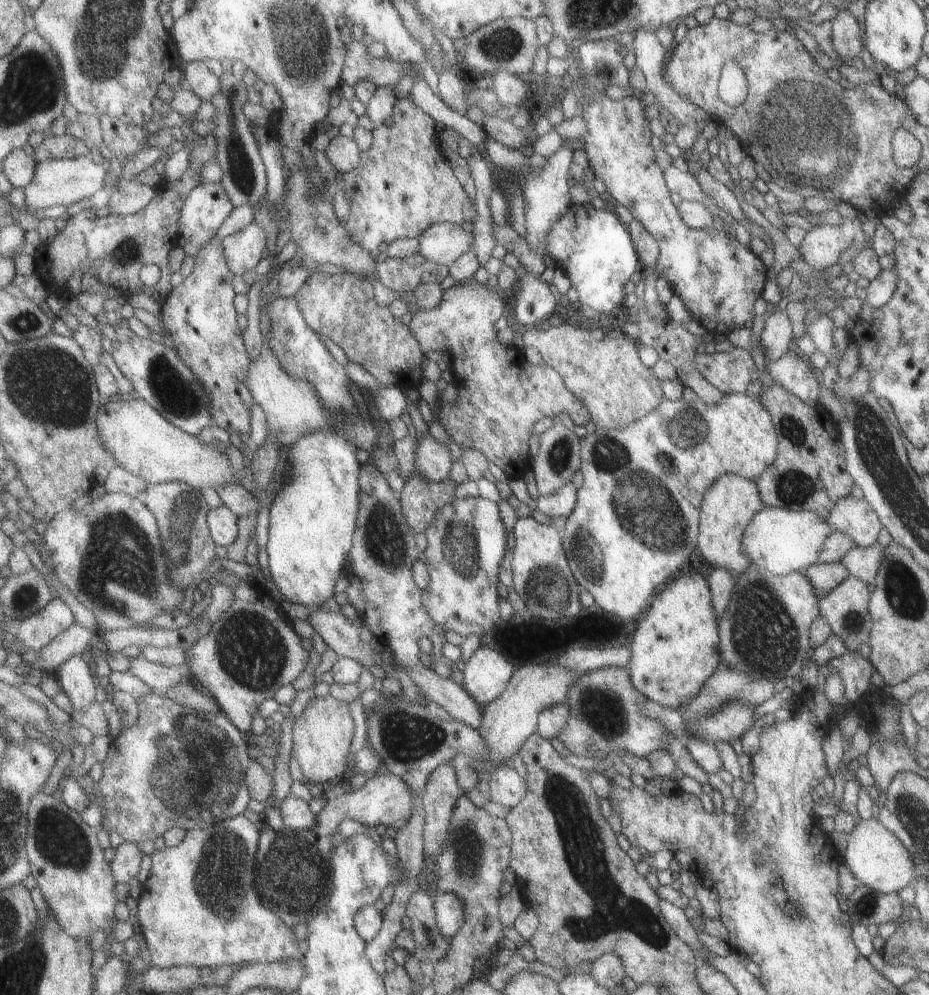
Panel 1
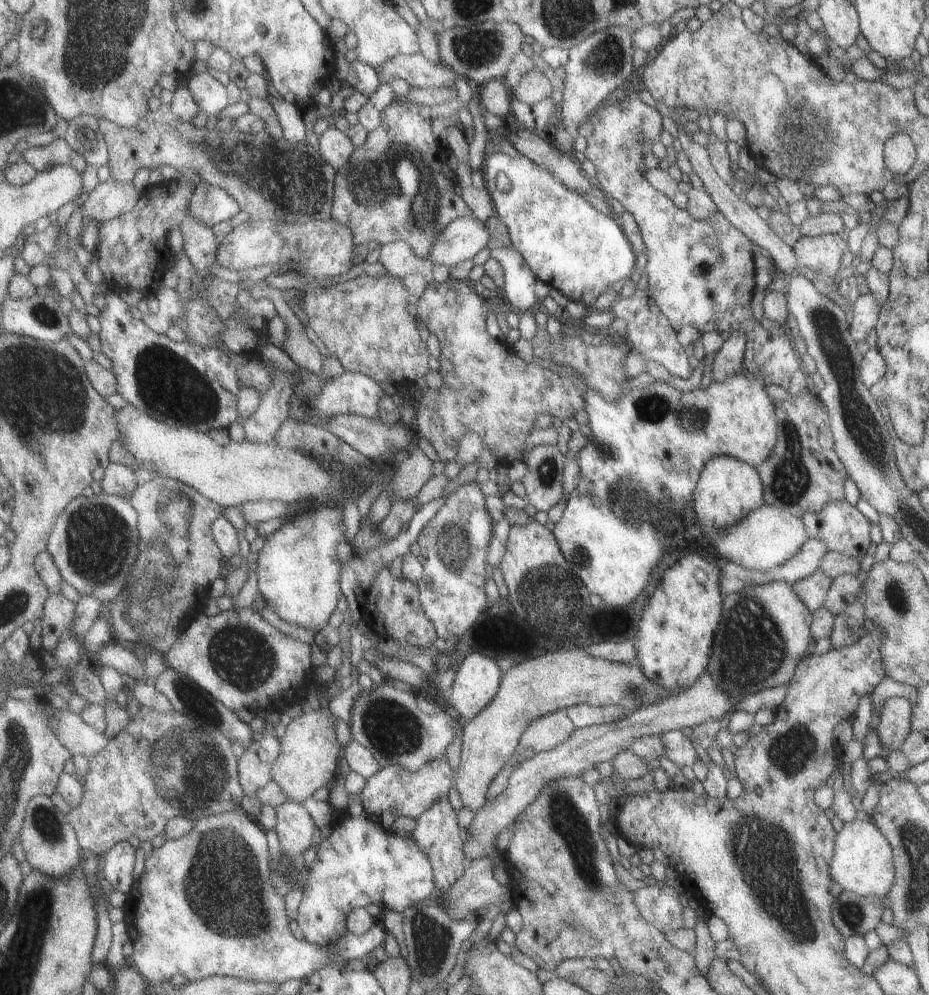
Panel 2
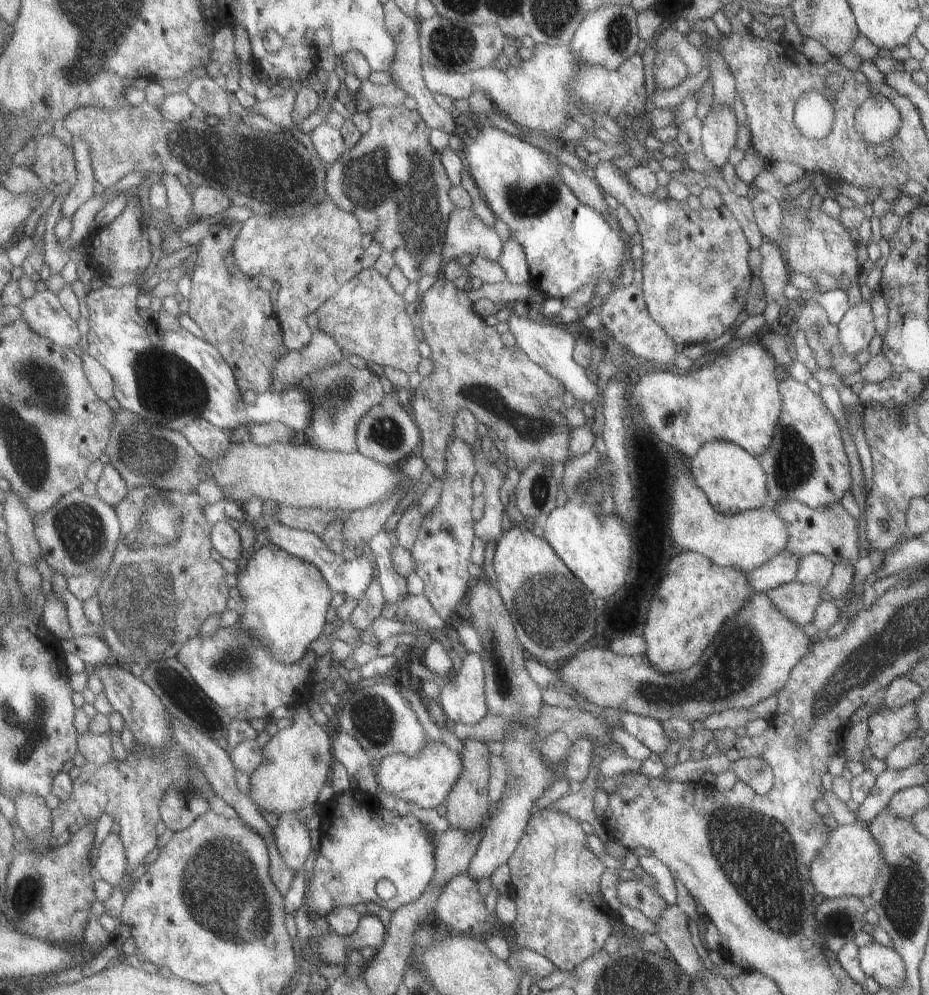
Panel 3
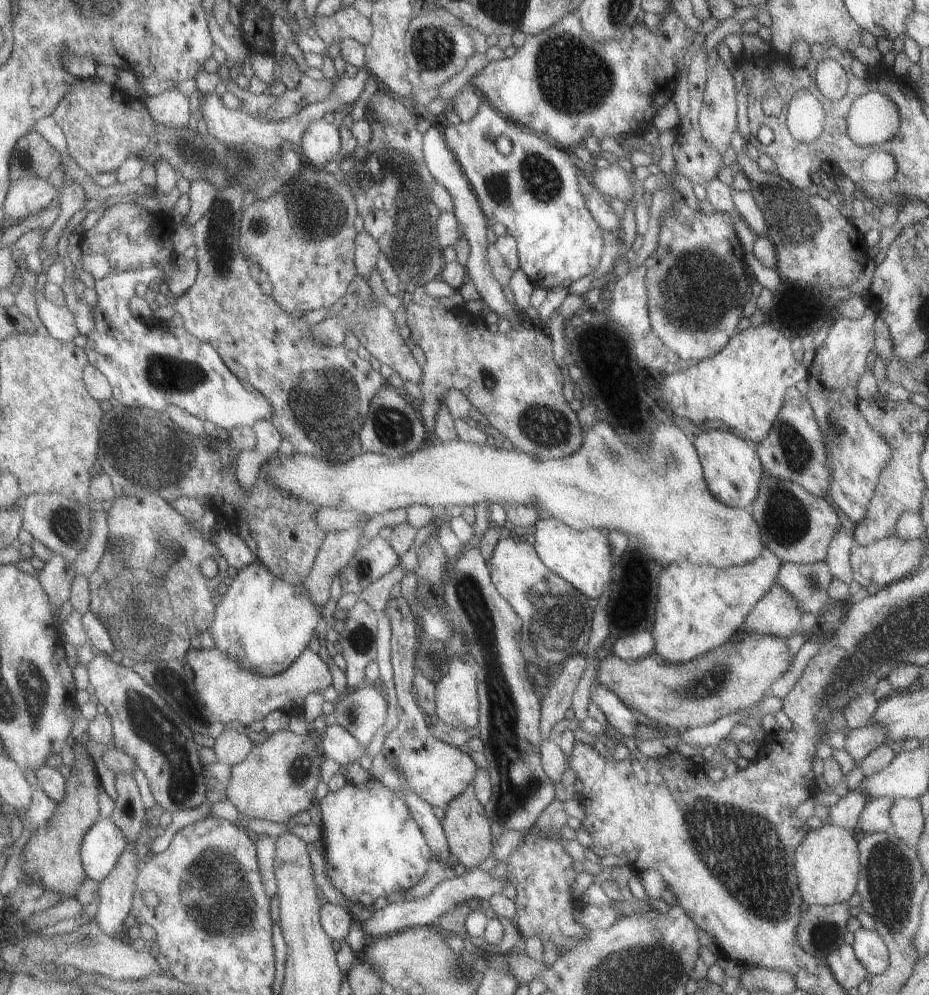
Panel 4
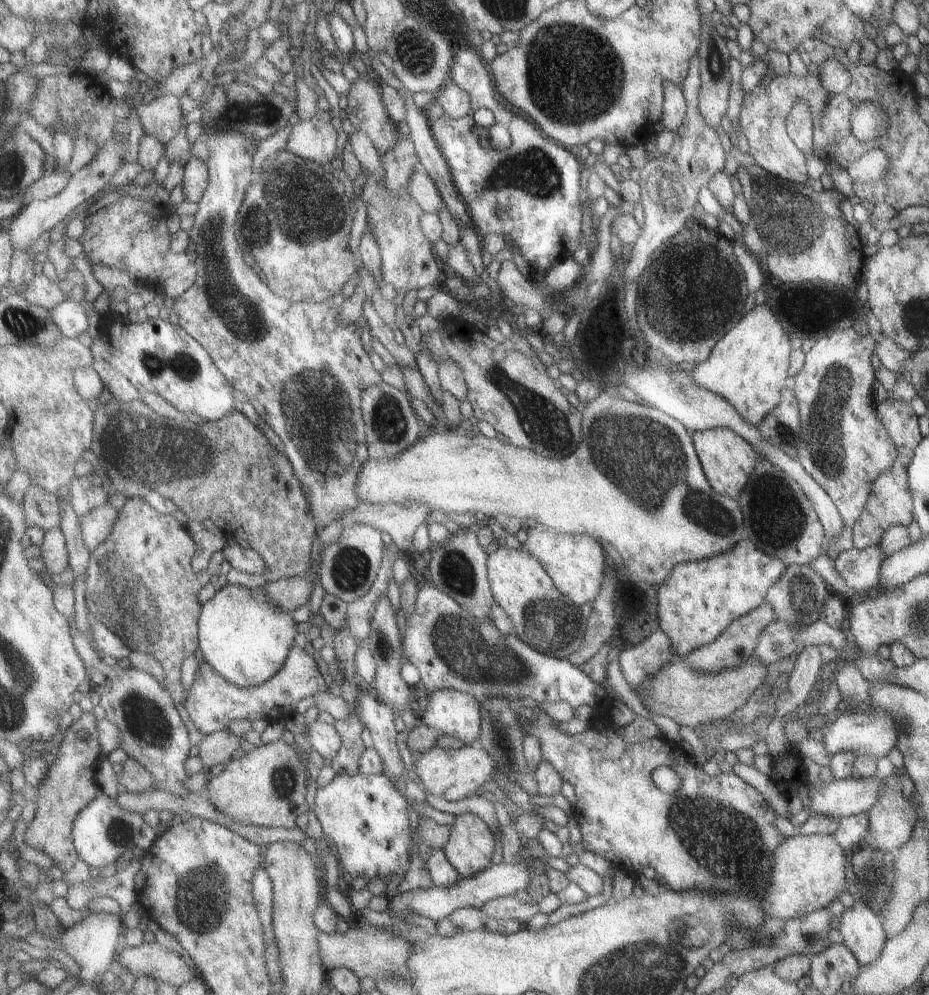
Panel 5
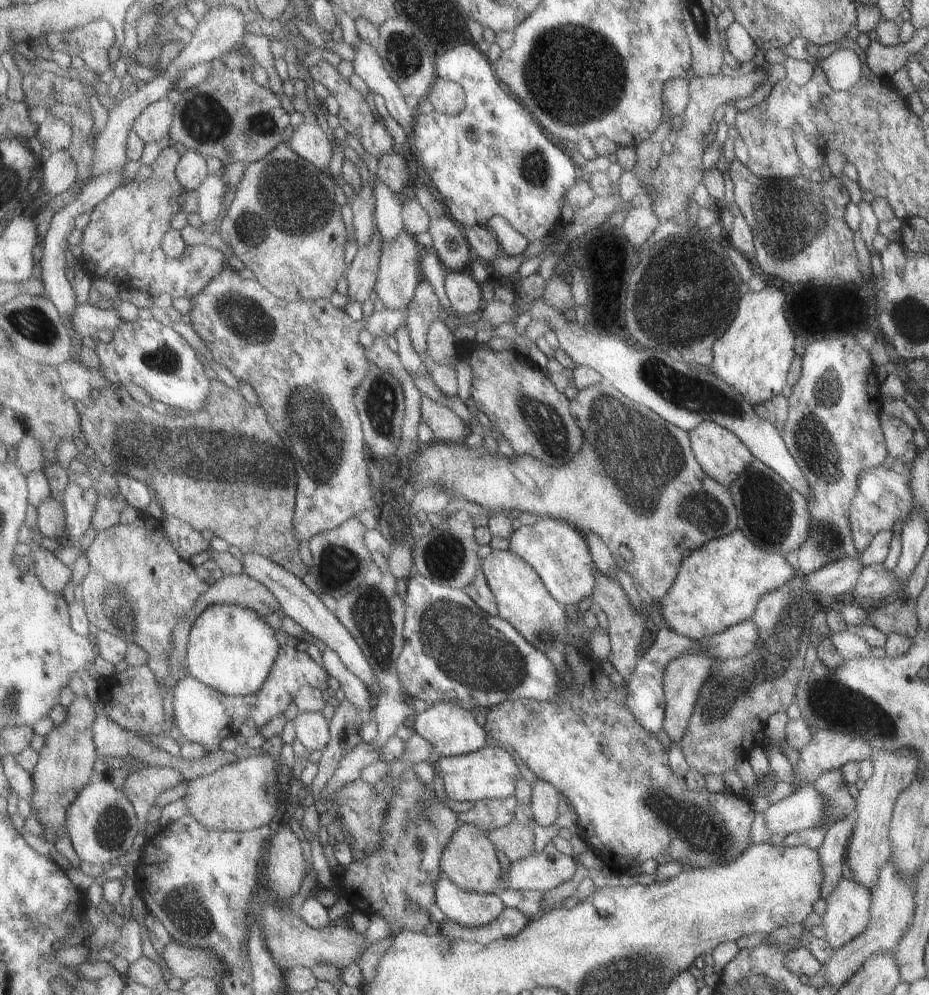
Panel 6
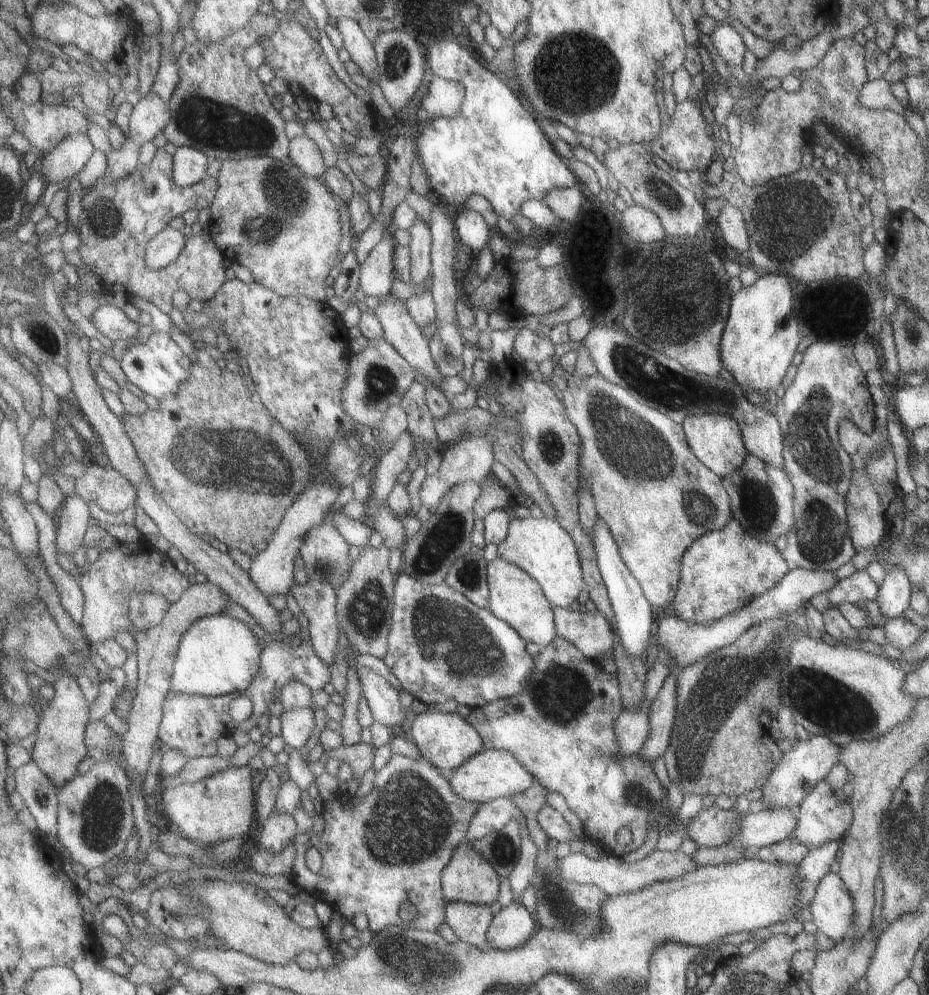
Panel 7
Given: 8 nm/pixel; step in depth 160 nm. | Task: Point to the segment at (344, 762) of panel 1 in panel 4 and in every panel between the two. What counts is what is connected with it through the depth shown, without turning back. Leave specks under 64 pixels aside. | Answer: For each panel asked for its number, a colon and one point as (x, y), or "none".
2: (310, 752)
3: (298, 759)
4: (278, 779)

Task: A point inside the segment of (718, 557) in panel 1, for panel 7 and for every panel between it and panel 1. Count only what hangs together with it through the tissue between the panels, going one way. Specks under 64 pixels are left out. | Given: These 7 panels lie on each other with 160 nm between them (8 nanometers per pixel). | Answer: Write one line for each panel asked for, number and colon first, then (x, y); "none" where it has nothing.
2: (727, 489)
3: (732, 480)
4: (731, 471)
5: (727, 460)
6: (722, 456)
7: (715, 439)

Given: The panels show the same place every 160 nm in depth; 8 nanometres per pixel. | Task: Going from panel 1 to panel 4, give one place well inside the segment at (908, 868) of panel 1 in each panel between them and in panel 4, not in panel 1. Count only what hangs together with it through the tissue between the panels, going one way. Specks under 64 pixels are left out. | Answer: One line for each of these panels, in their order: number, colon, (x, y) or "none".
2: (861, 863)
3: (846, 866)
4: (826, 864)

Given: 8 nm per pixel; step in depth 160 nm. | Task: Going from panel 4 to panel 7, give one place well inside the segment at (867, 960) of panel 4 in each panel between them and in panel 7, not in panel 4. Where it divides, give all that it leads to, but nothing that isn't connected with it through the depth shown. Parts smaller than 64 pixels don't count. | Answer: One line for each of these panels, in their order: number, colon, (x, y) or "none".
5: (861, 930)
6: (846, 914)
7: (831, 908)

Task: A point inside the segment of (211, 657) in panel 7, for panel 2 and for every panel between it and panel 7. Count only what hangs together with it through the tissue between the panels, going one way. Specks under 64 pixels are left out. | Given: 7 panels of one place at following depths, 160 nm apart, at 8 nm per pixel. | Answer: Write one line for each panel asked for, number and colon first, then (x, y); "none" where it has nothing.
2: (298, 569)
3: (284, 602)
4: (265, 623)
5: (246, 637)
6: (232, 648)

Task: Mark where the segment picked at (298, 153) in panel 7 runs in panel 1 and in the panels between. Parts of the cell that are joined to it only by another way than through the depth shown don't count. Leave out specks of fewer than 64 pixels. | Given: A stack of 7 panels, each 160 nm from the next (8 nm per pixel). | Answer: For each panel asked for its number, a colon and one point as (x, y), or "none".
1: (344, 154)
2: (336, 147)
3: (329, 142)
4: (322, 142)
5: (315, 140)
6: (310, 141)

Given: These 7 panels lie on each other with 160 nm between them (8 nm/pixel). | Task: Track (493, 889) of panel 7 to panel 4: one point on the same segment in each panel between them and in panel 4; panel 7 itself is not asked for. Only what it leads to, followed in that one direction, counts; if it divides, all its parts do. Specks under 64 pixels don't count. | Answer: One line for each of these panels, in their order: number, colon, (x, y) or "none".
4: (467, 827)
5: (470, 848)
6: (470, 860)

